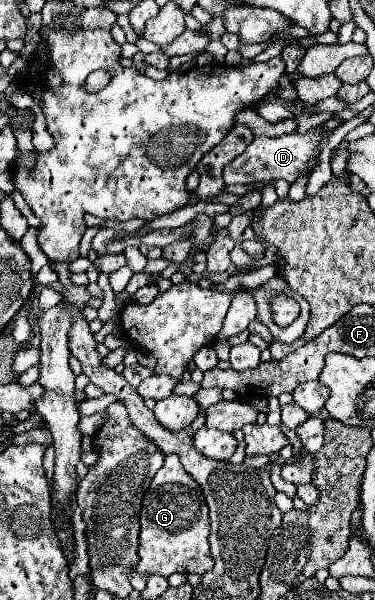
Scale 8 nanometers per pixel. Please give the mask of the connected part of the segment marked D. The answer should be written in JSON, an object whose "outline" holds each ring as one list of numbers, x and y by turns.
{"outline":[[312,129,306,135,290,133,280,137,256,137,242,155,238,155,232,163,224,167,224,183,254,183,254,181,270,181,270,179,284,179,288,183,294,183,298,173,304,169,312,169,316,165,316,153,318,153,318,141,322,133,320,129]]}

